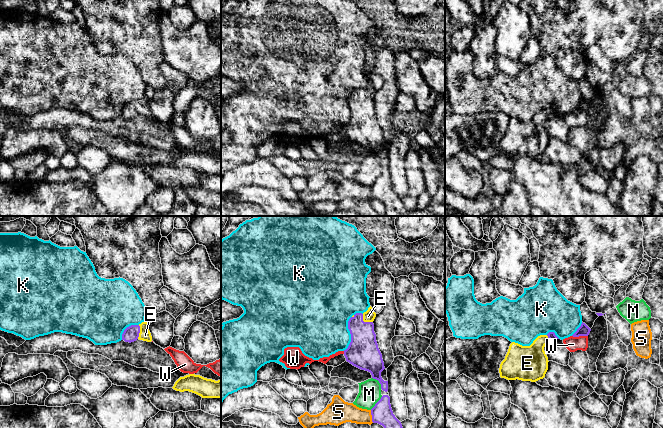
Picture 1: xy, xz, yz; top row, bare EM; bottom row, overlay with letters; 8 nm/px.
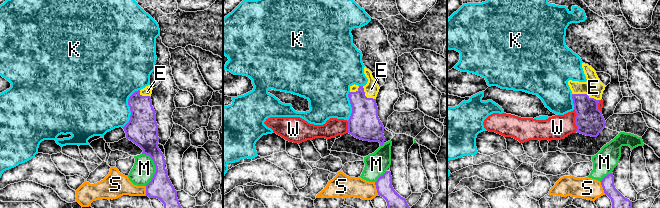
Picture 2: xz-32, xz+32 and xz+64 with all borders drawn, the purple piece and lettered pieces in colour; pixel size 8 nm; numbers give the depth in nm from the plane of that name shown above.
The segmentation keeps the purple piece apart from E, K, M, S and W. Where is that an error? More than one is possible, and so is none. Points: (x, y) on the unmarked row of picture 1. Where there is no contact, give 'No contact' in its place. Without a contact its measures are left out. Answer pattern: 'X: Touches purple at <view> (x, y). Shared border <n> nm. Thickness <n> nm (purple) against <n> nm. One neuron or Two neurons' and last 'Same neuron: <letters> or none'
E: Touches purple at xz (365, 98). Shared border 110 nm. Thickness 260 nm (purple) against 90 nm. One neuron
K: Touches purple at xz (350, 109). Shared border 280 nm. Thickness 260 nm (purple) against 440 nm. Two neurons
M: Touches purple at xz (379, 158). Shared border 120 nm. Thickness 240 nm (purple) against 180 nm. Two neurons
S: Touches purple at xz (372, 192). Shared border 110 nm. Thickness 170 nm (purple) against 170 nm. Two neurons
W: Touches purple at yz (580, 111). Shared border 130 nm. Thickness 90 nm (purple) against 120 nm. Two neurons
Same neuron: E

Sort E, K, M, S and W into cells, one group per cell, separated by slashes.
E / K / M / S / W

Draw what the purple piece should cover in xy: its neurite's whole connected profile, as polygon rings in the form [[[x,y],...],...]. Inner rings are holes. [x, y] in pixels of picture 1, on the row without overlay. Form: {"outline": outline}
{"outline": [[[146,97],[139,101],[131,101],[127,103],[122,110],[122,116],[125,118],[131,119],[137,115],[147,118],[152,117],[152,112],[149,107],[149,100]]]}

